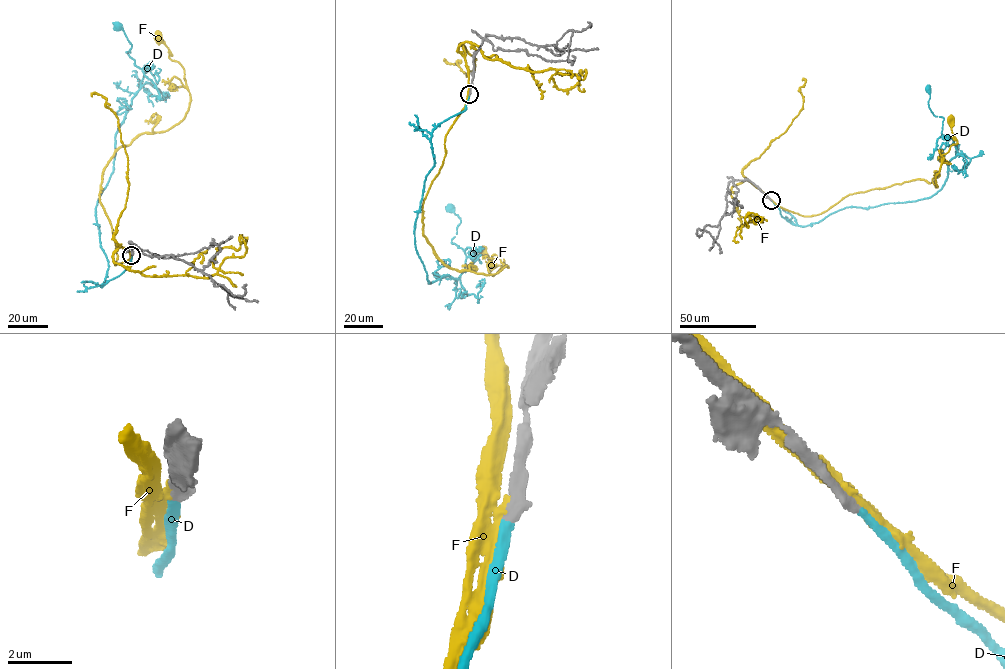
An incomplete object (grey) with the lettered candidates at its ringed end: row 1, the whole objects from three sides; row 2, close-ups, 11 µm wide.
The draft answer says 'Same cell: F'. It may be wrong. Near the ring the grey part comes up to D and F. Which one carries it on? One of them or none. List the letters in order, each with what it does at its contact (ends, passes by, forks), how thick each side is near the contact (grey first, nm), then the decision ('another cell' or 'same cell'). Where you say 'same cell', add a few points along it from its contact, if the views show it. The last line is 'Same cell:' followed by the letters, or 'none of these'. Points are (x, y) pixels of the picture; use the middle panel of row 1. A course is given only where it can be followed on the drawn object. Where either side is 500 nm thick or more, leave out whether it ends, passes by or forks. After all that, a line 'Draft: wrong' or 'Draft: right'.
D: it ends; calibres 320 and 260 nm; same cell; course (469, 95), (430, 139), (414, 228), (428, 282), (465, 266), (450, 208)
F: it passes by; calibres 400 and 300 nm; another cell
Same cell: D
Draft: wrong

